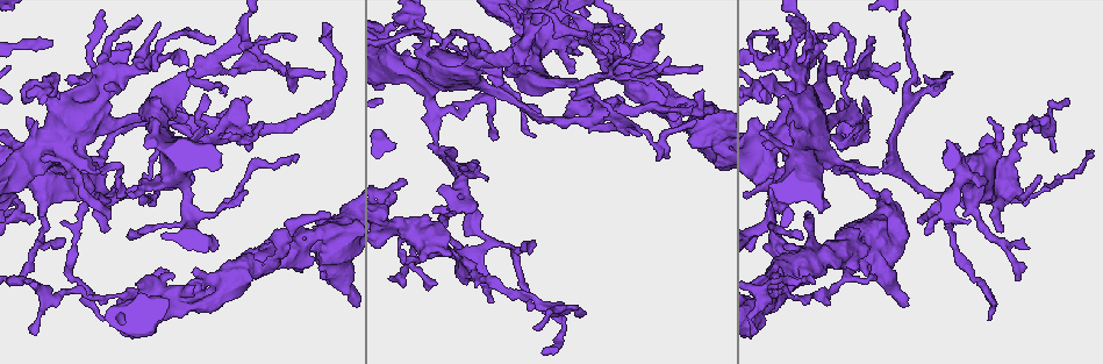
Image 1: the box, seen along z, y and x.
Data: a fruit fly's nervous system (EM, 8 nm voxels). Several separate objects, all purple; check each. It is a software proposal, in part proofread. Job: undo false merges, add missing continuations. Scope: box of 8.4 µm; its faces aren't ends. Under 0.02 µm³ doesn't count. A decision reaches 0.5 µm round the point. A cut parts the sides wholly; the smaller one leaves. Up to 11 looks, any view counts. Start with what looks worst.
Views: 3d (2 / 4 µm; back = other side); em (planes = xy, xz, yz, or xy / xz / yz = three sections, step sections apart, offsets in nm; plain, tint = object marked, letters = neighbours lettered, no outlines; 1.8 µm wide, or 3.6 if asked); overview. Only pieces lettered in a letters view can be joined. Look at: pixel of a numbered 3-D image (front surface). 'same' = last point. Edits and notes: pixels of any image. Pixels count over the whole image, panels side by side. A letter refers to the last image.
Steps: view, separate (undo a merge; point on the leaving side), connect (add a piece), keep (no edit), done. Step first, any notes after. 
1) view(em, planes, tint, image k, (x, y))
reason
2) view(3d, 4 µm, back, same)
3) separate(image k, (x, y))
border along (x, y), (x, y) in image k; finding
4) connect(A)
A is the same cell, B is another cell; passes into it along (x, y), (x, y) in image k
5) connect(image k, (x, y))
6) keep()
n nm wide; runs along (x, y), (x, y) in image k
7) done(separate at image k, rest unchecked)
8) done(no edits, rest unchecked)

view(em, 3.6 µm, xy, step 16, letters, image 1, (808, 127))
sharp bend

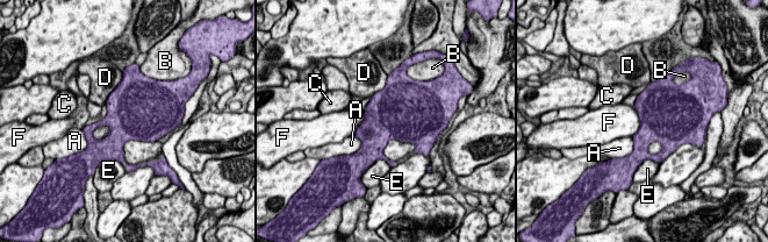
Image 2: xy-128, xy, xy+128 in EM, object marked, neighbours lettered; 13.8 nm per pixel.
keep()
A, B, C, D, E and F are other cells; border along (634, 106), (639, 128), (631, 136) in image 2; all the same neuron

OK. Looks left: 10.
view(3d, 4 µm, back, image 1, (590, 120))
arms part here

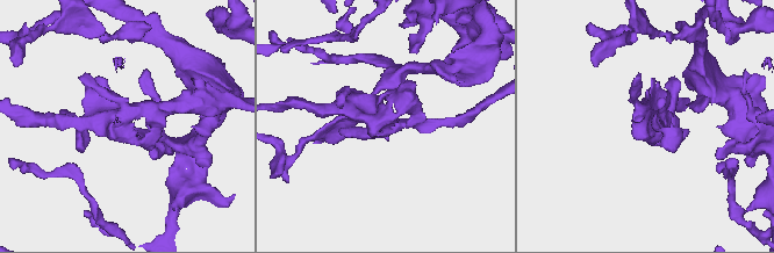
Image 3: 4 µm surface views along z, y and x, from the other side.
view(em, 3.6 µm, xz, step 16, tint, image 3, (646, 116))

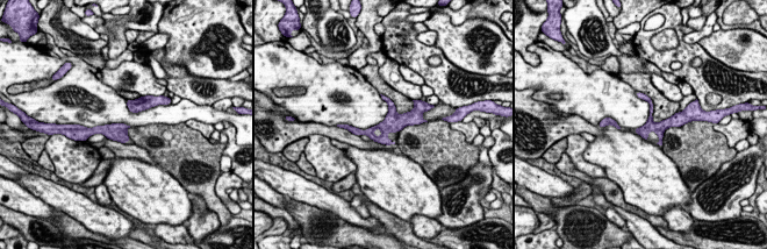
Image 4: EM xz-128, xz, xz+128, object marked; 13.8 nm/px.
view(em, 3.6 µm, xz, step 16, letters, same)

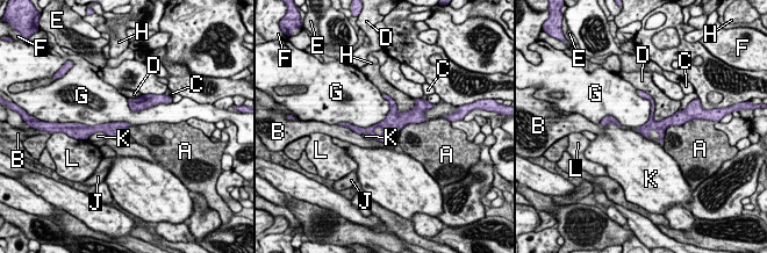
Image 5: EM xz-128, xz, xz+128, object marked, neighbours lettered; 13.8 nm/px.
keep()
A, B, C, D, E, F, G, H, J, K and L are other cells; border along (131, 124), (106, 122), (86, 125) in image 5; continuous, no second neuron

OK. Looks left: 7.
view(em, planes, letters, image 1, (802, 76))
two arms in line, one across

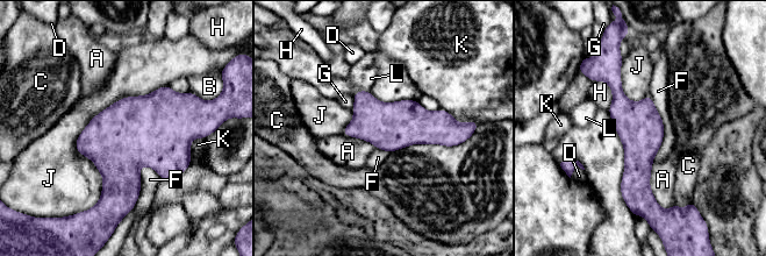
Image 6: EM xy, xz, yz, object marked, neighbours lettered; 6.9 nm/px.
keep()
320 nm wide; A, B, C, D, F, G, H, J, K and L are other cells; runs along (617, 66), (638, 200) in image 6; one neuron here

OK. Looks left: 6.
view(em, xz, step 8, tint, image 1, (811, 258))
abrupt turn

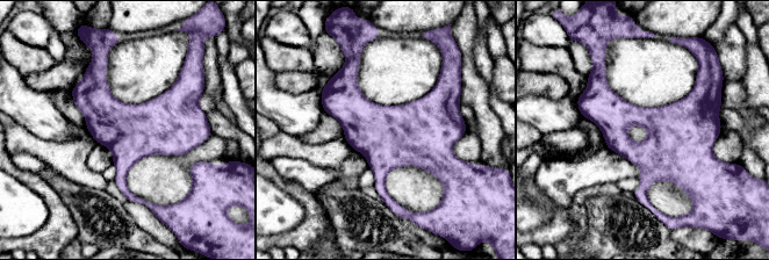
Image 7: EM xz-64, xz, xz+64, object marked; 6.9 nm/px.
view(em, planes, letters, same)

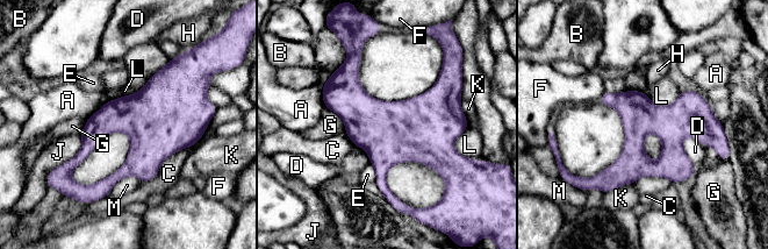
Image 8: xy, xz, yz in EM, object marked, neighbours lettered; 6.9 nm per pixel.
keep()
A, B, C, D, E, F, G, H, J, K, L and M are other cells; one neuron here

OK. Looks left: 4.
done(no edits, rest unchecked)

